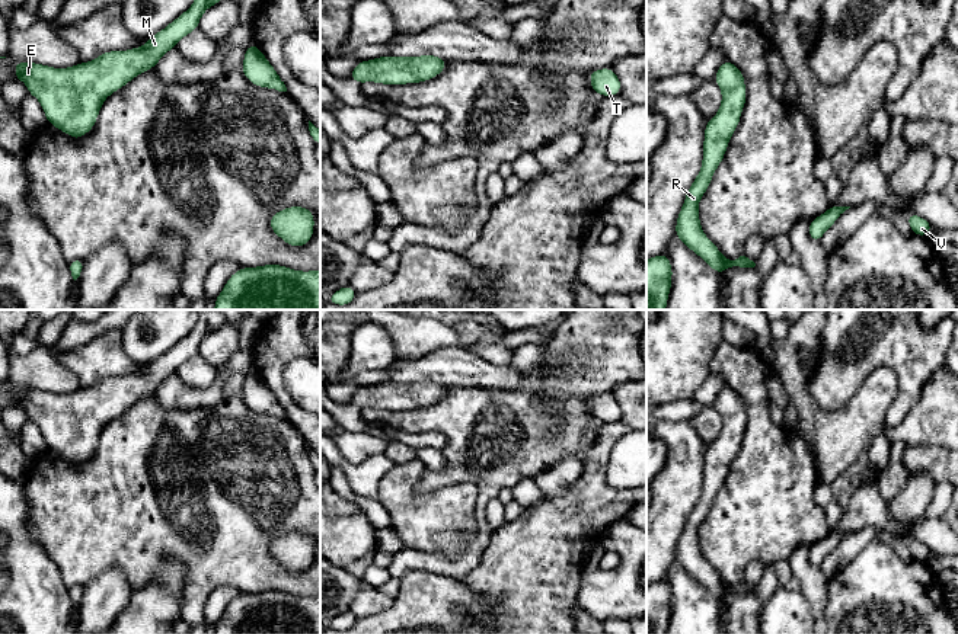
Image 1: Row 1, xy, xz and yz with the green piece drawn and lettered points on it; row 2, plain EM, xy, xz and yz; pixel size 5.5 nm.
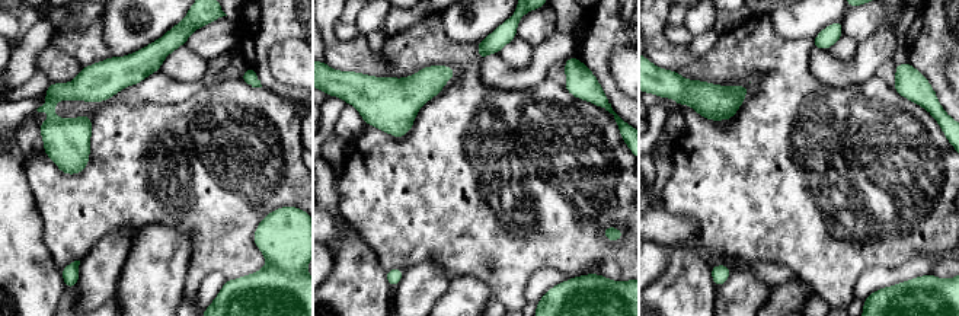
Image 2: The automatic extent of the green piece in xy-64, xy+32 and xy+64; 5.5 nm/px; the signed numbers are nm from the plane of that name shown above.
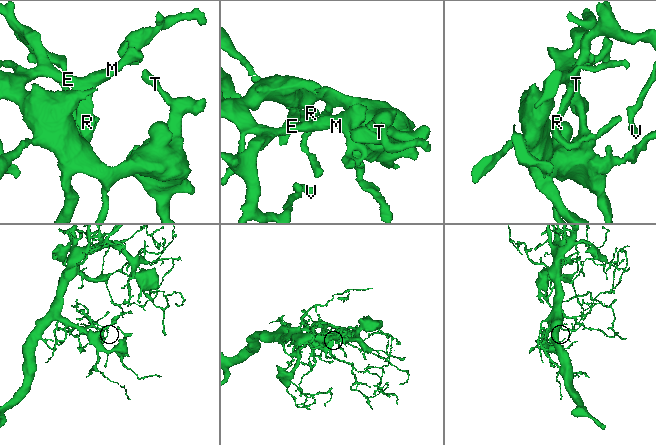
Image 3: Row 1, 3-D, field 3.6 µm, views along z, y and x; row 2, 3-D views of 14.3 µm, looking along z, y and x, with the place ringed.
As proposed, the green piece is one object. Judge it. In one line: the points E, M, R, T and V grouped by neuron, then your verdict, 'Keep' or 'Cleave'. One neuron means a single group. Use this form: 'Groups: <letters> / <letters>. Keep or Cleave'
Groups: E M R T V. Keep

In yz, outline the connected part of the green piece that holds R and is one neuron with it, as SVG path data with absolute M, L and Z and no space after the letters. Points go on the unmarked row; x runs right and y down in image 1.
M729 385L719 391L713 407L721 414L722 426L718 439L706 448L702 493L686 519L676 548L676 563L721 601L727 593L754 593L756 589L745 582L735 586L725 585L703 558L699 545L699 526L724 486L747 428L744 401Z

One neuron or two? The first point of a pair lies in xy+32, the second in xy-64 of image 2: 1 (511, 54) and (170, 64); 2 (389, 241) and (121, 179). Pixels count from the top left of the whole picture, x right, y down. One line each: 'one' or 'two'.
1: one
2: one

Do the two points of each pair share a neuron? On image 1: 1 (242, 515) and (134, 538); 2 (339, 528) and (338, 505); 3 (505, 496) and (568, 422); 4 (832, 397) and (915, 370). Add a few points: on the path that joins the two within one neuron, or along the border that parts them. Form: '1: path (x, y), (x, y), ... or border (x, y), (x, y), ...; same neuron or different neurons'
1: path (217, 543), (203, 554), (178, 538), (162, 538); same neuron
2: border (363, 514), (335, 516); different neurons
3: border (510, 487), (505, 487), (495, 498); different neurons
4: path (850, 375), (868, 358), (893, 358); same neuron

